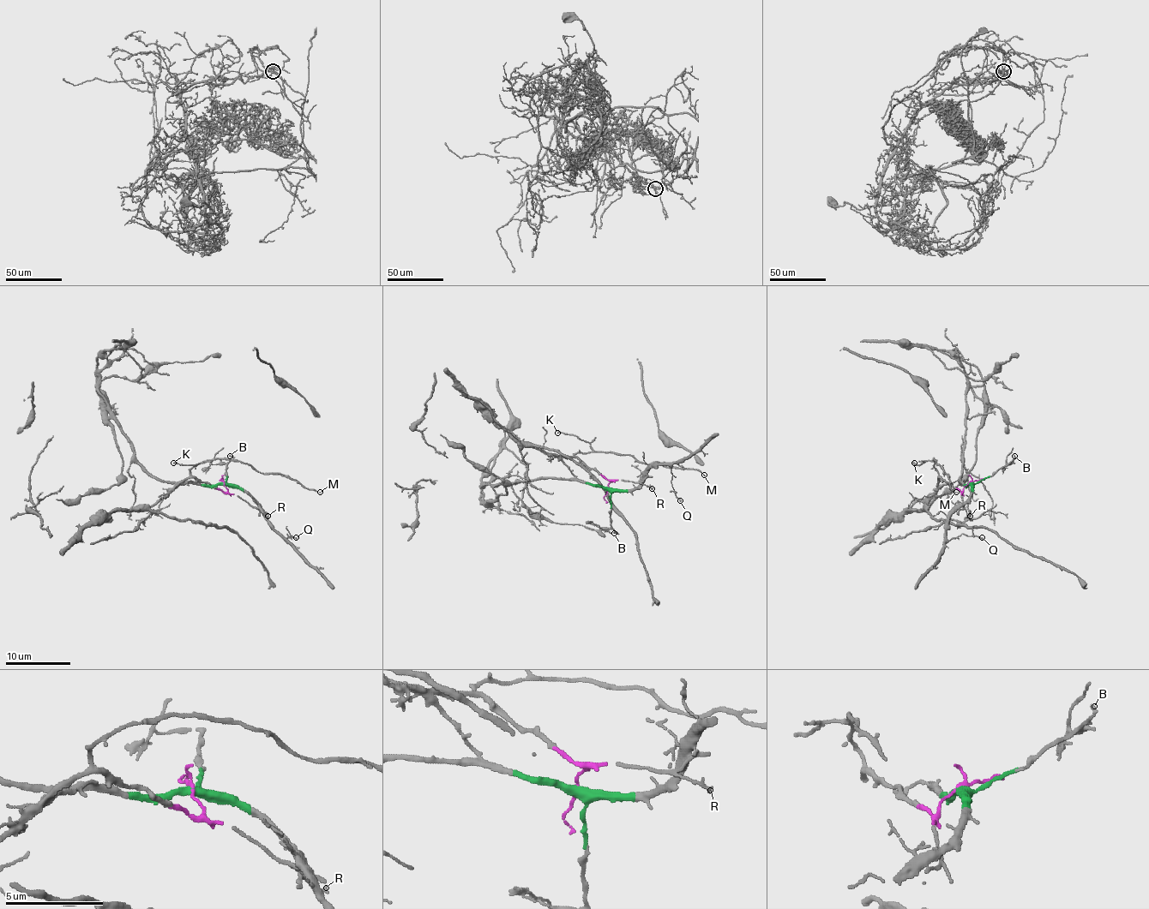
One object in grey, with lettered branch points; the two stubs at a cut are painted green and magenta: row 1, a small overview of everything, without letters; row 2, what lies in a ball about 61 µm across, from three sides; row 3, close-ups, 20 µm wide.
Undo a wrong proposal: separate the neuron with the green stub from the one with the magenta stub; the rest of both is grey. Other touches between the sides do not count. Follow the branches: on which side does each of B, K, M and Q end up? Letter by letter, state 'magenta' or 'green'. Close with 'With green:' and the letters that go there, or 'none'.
B: green
K: magenta
M: magenta
Q: green
With green: B, Q

